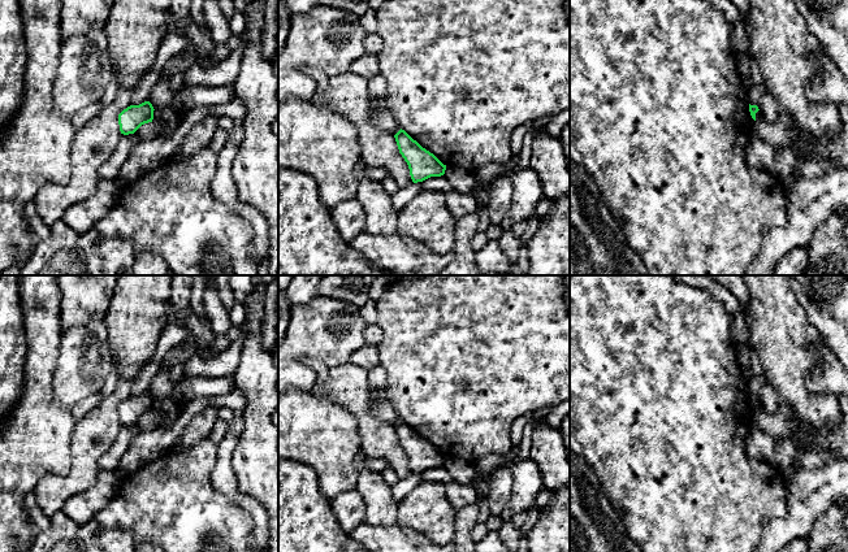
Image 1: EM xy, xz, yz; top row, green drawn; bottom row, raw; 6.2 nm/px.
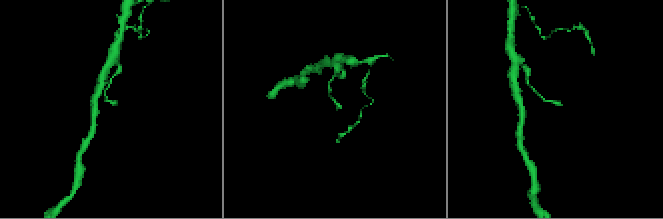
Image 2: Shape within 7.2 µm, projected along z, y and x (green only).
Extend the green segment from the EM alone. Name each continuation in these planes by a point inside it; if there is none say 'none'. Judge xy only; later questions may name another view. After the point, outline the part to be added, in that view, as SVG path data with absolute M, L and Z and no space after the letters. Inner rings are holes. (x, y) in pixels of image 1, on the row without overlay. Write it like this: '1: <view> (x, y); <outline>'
none

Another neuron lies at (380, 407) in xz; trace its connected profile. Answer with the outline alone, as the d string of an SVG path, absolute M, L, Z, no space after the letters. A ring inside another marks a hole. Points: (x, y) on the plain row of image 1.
M381 365L368 370L369 410L377 420L395 426L401 418L385 395L386 382L386 371Z

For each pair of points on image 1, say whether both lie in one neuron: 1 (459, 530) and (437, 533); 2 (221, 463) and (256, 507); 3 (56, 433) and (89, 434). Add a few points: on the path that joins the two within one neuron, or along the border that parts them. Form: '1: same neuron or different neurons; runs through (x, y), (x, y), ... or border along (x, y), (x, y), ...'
1: different neurons; border along (455, 511), (453, 538)
2: same neuron; runs through (224, 476), (228, 486), (243, 500)
3: different neurons; border along (76, 422), (72, 430), (72, 464)

